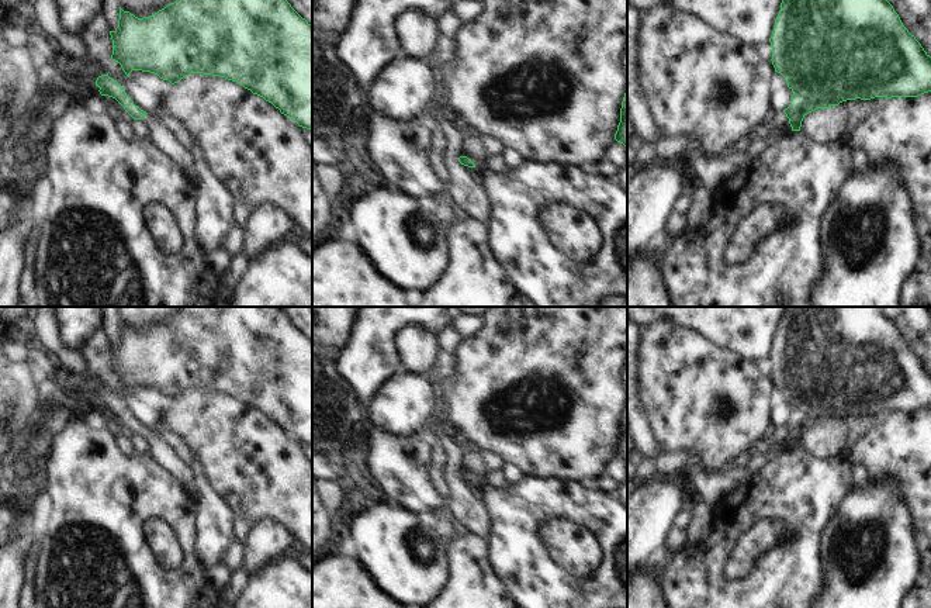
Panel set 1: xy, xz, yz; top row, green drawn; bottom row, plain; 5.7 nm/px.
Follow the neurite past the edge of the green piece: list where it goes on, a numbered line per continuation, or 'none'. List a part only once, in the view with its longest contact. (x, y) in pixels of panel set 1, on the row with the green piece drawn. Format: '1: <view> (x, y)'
1: yz (779, 123)

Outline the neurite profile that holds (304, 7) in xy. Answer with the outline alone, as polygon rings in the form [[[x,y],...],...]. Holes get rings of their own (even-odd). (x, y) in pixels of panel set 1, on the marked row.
[[[287,0],[291,7],[312,25],[312,0]]]

